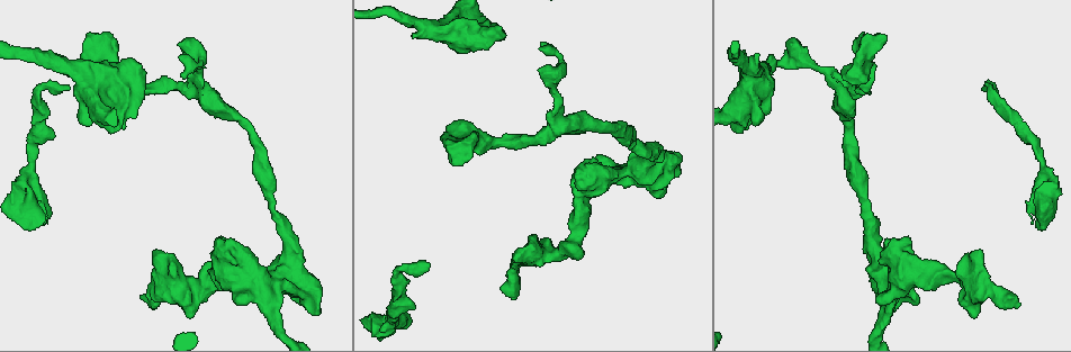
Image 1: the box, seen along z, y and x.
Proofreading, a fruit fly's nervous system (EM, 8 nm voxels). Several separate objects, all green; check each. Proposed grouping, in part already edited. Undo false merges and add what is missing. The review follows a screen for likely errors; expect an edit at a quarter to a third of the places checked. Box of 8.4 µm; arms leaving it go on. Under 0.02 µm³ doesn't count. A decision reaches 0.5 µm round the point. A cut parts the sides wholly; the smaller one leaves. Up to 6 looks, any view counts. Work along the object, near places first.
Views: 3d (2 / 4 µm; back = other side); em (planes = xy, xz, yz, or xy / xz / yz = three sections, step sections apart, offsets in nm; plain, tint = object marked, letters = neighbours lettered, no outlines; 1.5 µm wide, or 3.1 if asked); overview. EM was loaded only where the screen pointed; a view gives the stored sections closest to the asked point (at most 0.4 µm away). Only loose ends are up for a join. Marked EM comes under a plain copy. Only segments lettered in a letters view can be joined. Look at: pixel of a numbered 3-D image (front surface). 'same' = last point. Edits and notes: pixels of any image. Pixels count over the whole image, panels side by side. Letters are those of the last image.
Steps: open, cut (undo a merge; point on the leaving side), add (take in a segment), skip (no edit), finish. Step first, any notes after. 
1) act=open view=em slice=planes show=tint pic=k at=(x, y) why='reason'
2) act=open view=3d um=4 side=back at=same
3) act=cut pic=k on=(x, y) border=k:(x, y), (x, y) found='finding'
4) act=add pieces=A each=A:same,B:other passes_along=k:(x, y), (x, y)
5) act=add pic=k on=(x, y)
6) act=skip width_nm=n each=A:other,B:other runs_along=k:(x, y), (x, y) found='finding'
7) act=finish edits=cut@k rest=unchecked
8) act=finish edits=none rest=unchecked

act=open view=3d um=4 side=back pic=1 at=(865, 210) why='narrows sharply'

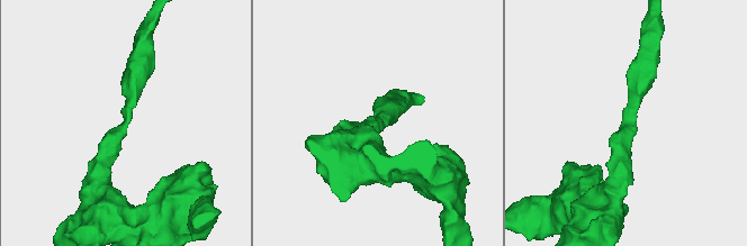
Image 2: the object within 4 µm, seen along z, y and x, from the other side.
act=open view=em slice=xz step=8 show=tint pic=2 at=(128, 120) why='shape alone is not enough'

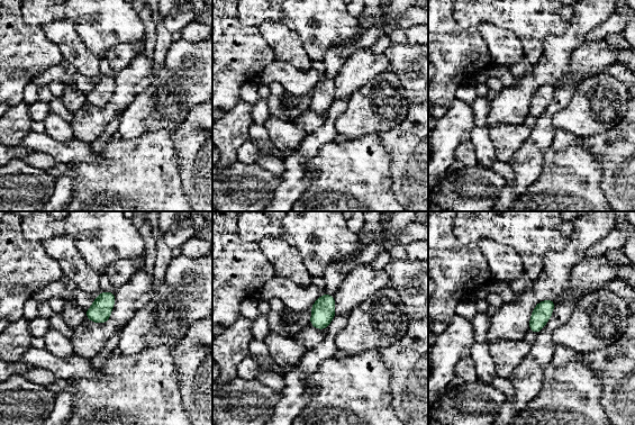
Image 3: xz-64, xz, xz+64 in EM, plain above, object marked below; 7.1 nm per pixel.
act=open view=em slice=planes show=letters at=same why='cut it another way'

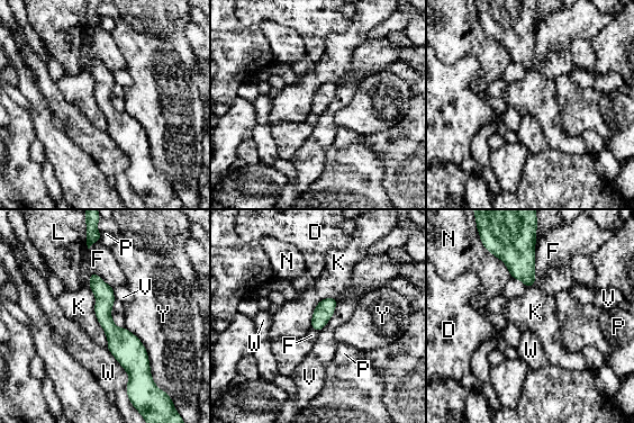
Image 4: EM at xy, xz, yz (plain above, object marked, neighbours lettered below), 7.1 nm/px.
act=skip longest_contact=K:460nm each=D:other,F:other,K:other,L:other,N:other,P:other,V:other,W:other,Y:other found='continuous, no second neuron'

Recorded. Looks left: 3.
act=open view=3d um=2 pic=1 at=(552, 83) why='calibre changes'

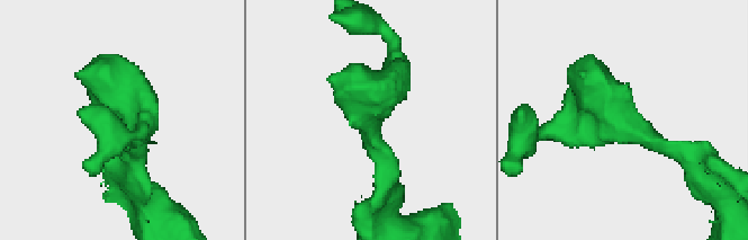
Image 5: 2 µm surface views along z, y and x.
act=open view=em slice=xy step=4 show=tint pic=5 at=(621, 126) why='now the EM'

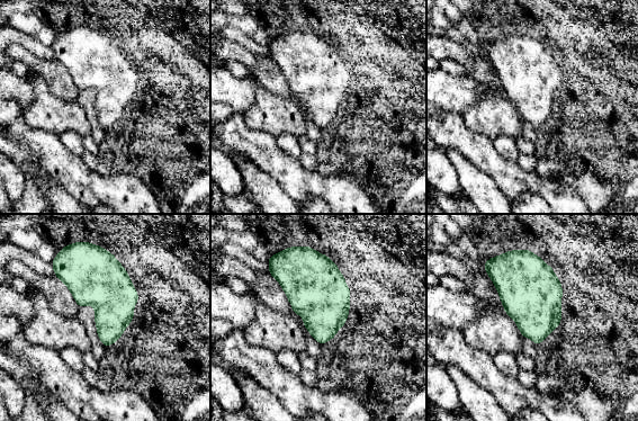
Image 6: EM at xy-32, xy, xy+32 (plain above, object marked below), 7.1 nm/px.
act=open view=em slice=planes show=letters at=same why='another direction'

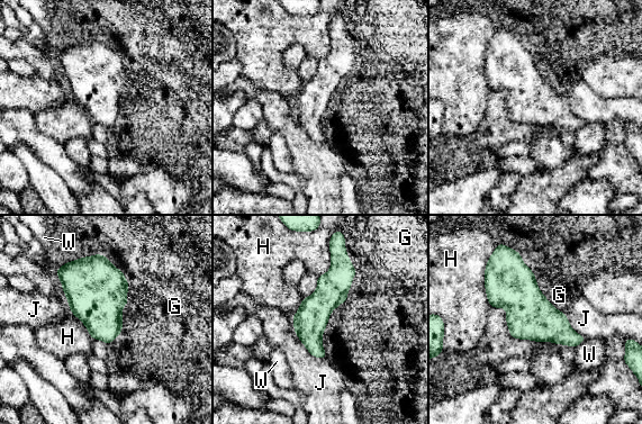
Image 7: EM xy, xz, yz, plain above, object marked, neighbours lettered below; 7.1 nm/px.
act=skip each=G:other,H:other,J:other,W:other found='all the same neuron'

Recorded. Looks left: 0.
act=finish edits=none rest=unchecked

